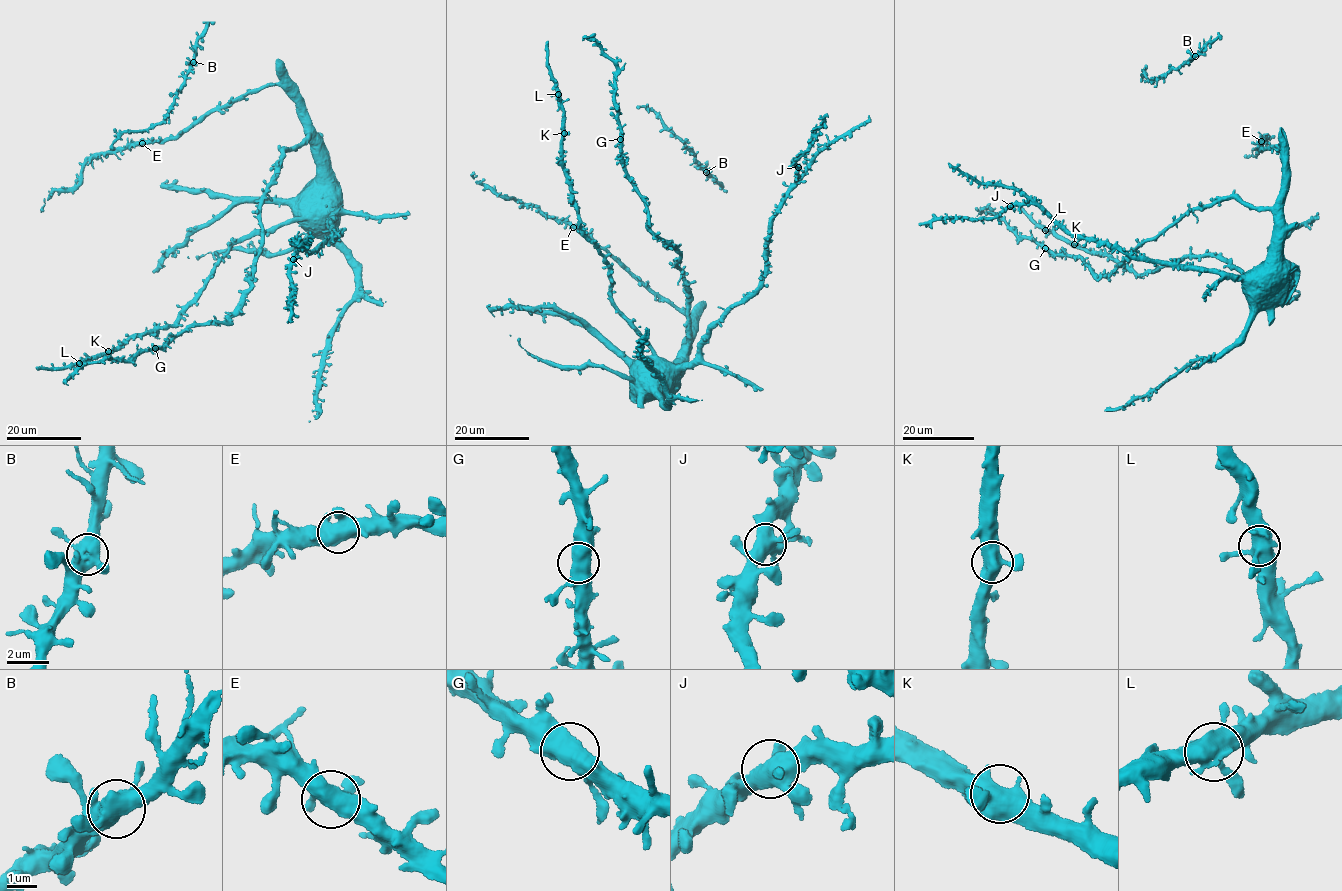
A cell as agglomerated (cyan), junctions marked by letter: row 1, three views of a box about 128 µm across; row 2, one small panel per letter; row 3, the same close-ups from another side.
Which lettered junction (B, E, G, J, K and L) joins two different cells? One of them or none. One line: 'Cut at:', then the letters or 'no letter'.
Cut at: no letter

